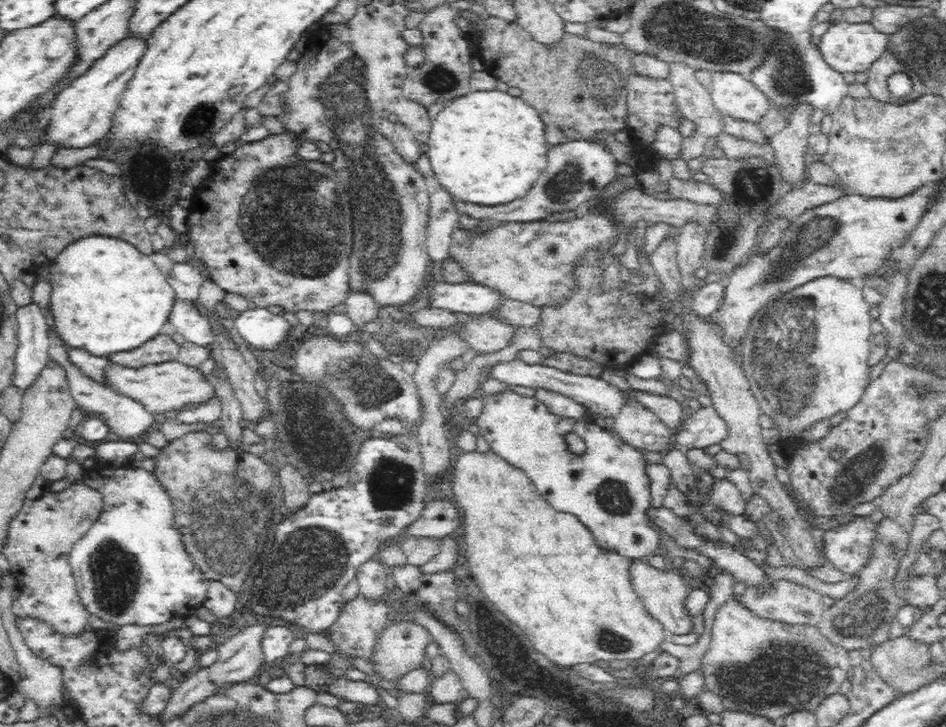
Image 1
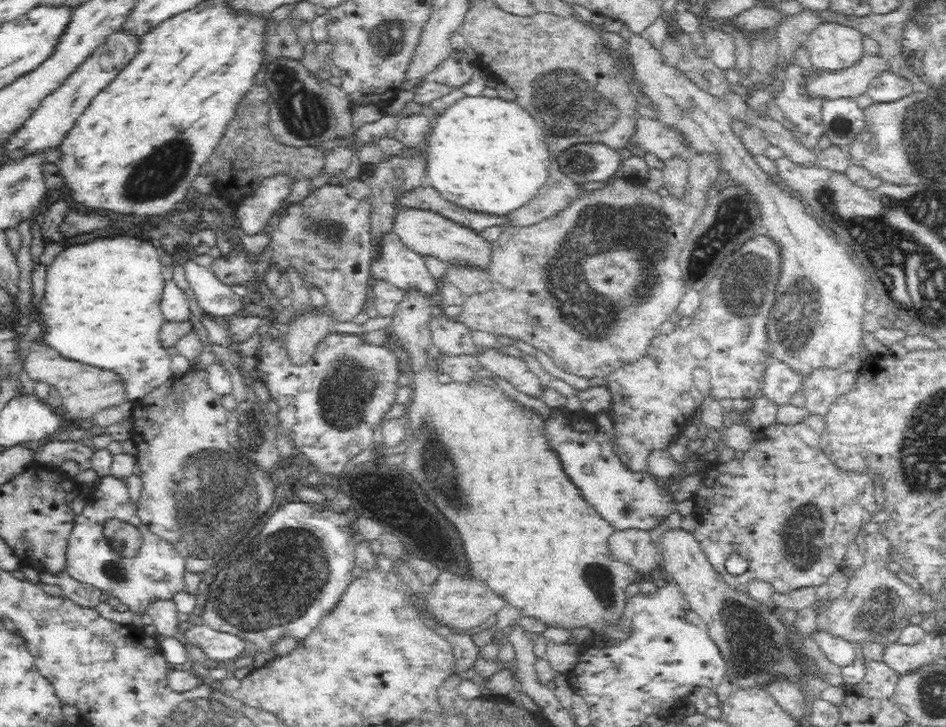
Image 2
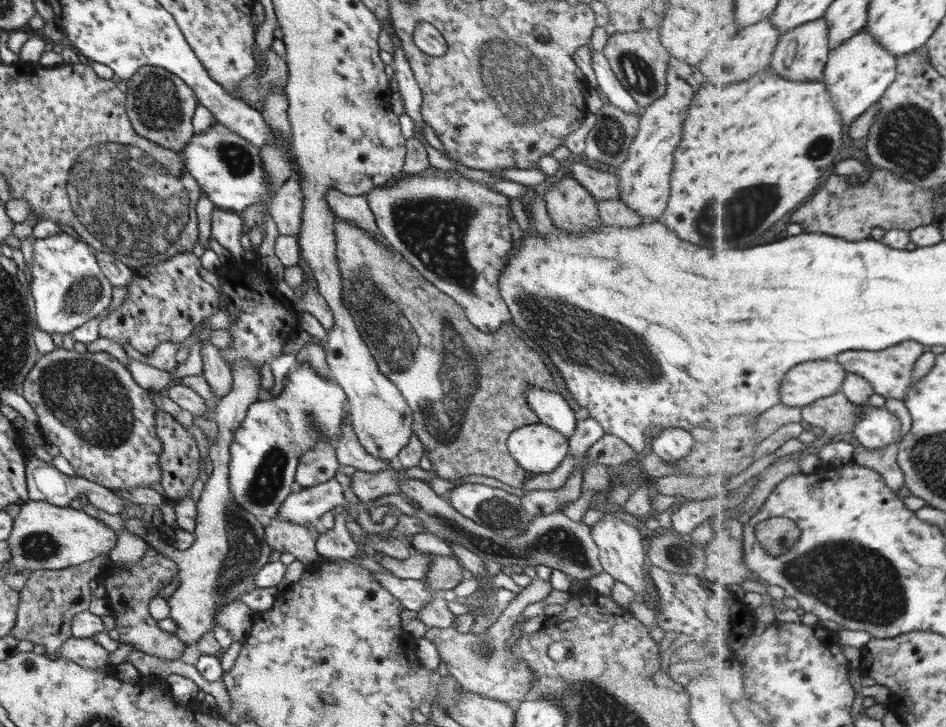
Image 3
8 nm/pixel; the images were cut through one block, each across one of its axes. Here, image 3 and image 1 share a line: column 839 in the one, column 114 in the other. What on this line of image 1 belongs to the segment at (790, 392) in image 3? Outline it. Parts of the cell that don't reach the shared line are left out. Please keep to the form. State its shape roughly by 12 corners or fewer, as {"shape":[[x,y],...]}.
{"shape":[[177,360],[110,361],[102,385],[172,415],[206,402],[214,382]]}

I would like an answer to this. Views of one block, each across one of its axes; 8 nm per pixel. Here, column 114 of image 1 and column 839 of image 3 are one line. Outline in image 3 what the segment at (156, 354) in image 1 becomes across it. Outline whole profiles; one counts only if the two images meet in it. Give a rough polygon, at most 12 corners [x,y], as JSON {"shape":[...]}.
{"shape":[[924,344],[837,355],[877,395],[903,399]]}

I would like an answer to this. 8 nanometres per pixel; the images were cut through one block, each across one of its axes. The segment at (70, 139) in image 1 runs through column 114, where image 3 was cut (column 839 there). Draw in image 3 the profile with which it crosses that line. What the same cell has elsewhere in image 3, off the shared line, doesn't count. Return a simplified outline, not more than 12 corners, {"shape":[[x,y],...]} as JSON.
{"shape":[[865,27],[834,48],[824,80],[844,125],[879,103],[898,57]]}

